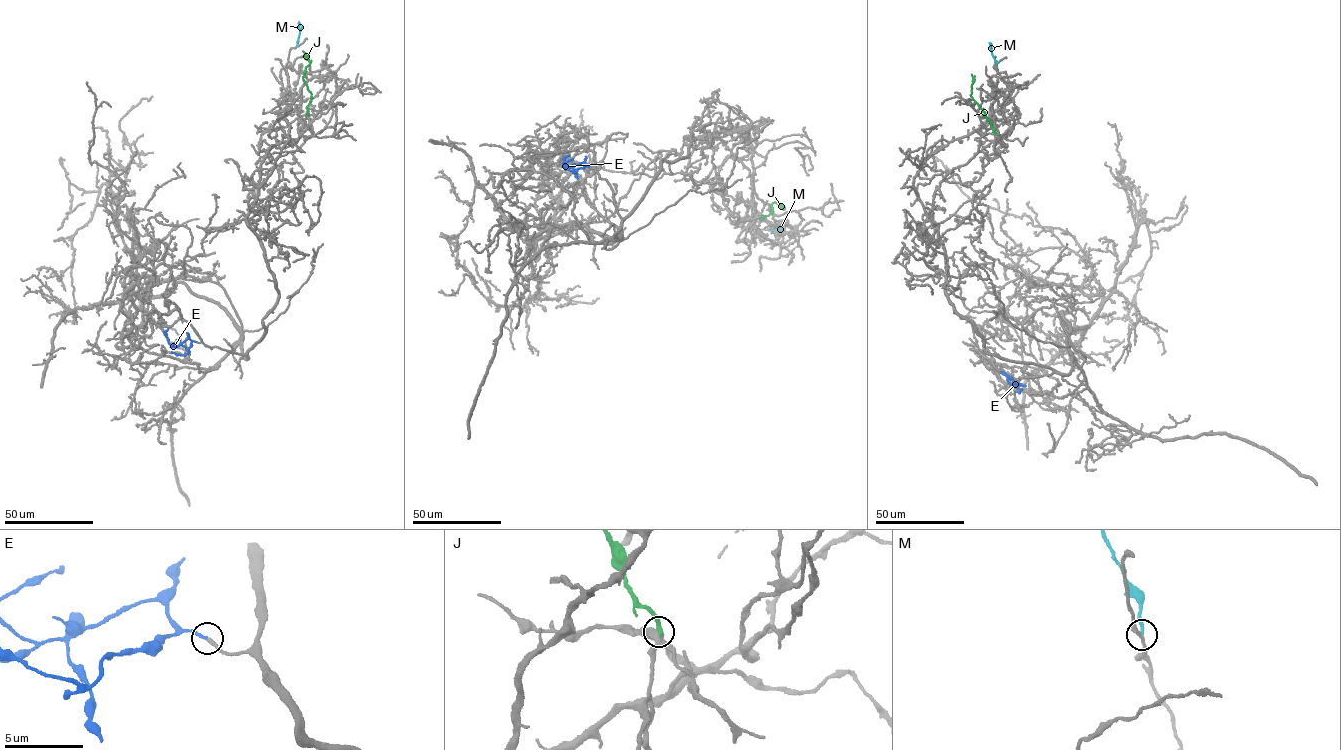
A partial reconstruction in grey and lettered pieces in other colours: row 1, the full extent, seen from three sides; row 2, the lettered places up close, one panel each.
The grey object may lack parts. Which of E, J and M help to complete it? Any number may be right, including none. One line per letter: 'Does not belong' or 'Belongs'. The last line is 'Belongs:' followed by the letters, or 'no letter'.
E: Belongs
J: Does not belong
M: Does not belong
Belongs: E

